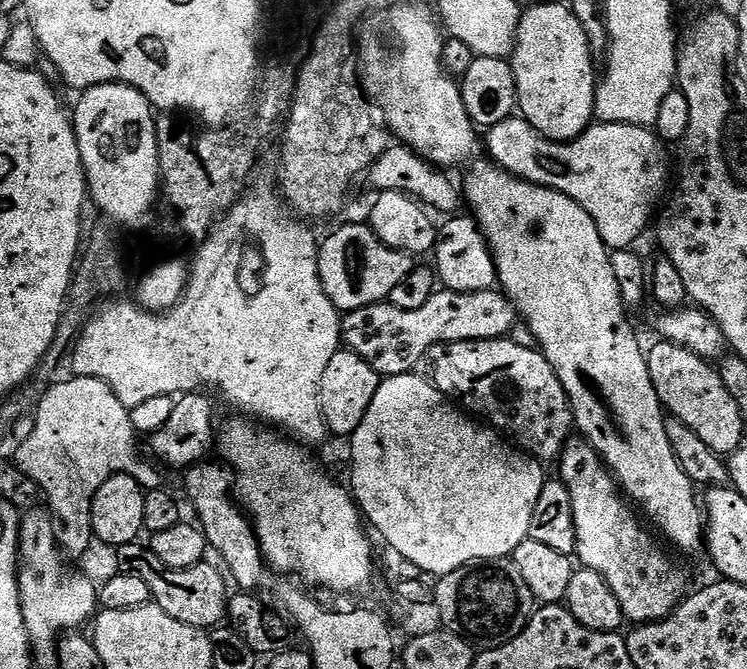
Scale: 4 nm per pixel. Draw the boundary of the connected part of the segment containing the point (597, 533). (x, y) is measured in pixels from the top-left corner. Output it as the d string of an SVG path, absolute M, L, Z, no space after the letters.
M569 439L558 457L559 464L558 478L570 490L574 506L575 559L606 578L606 586L614 590L614 598L622 606L625 621L639 626L665 620L689 595L687 574L668 557L669 549L640 525L616 477L587 440Z

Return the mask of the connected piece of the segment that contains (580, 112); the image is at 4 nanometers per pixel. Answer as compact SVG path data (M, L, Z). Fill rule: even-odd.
M567 3L536 4L525 11L520 18L520 29L516 32L516 47L513 48L510 63L516 79L516 103L518 112L528 121L534 130L538 130L548 140L573 140L583 134L593 123L596 115L596 85L598 68L595 68L594 57L586 30L582 30L582 22L574 18Z

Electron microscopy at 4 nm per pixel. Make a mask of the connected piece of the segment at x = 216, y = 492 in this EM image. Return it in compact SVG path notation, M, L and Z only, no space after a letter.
M208 463L193 465L185 473L186 492L200 518L199 525L204 531L209 547L214 552L217 551L224 560L227 566L225 569L233 583L236 582L238 588L244 592L259 591L258 588L265 582L267 576L270 576L270 570L261 554L252 523L234 500L232 502L227 499L228 496L231 497L234 484L231 473L223 465Z

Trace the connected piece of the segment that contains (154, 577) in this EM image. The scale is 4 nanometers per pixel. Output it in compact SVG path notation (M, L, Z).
M143 543L123 544L117 548L119 572L130 574L139 578L150 586L150 594L157 608L160 608L170 618L178 618L178 622L186 622L186 626L203 628L205 630L215 629L225 623L228 615L228 592L229 581L225 573L215 568L211 562L205 562L198 566L190 566L186 570L174 570L167 568L165 564L155 556L151 547Z

